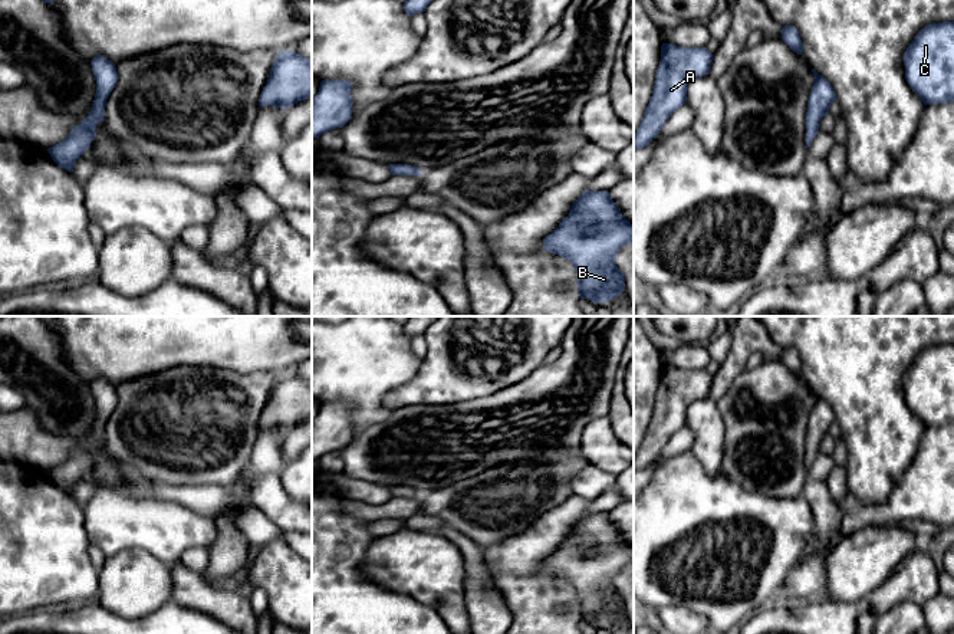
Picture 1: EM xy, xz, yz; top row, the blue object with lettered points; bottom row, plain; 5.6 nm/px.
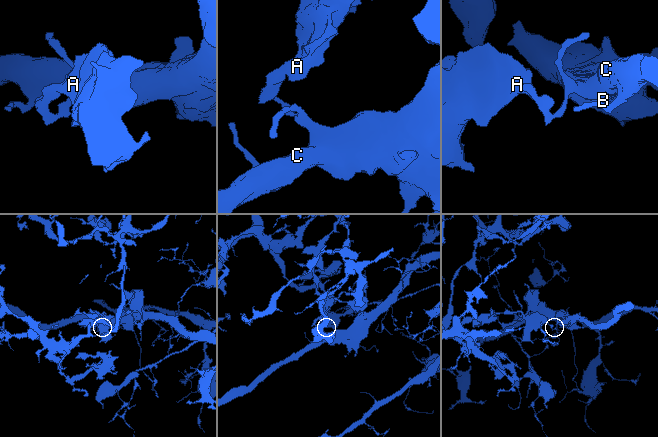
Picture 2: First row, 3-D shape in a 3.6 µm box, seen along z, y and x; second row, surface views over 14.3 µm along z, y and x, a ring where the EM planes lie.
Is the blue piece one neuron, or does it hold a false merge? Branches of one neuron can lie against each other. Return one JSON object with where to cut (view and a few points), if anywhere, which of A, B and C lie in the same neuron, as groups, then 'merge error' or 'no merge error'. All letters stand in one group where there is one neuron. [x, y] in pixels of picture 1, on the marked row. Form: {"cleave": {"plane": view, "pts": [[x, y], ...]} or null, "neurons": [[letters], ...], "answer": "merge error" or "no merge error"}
{"cleave": {"plane": "xy", "pts": [[94, 130], [88, 143], [81, 143], [72, 135]]}, "neurons": [["A"], ["B", "C"]], "answer": "merge error"}

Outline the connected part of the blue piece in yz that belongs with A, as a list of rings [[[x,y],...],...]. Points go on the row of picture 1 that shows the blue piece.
[[[662,43],[652,96],[634,134],[634,150],[657,138],[667,119],[687,102],[690,82],[708,75],[711,62],[713,53],[707,47]]]

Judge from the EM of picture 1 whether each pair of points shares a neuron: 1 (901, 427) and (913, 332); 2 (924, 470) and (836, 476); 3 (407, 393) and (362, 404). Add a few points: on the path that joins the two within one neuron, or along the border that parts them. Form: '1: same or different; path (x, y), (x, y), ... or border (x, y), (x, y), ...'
1: same; path (891, 404), (891, 355)
2: different; border (848, 492), (835, 502)
3: different; border (411, 380), (392, 388), (385, 396), (382, 404)

